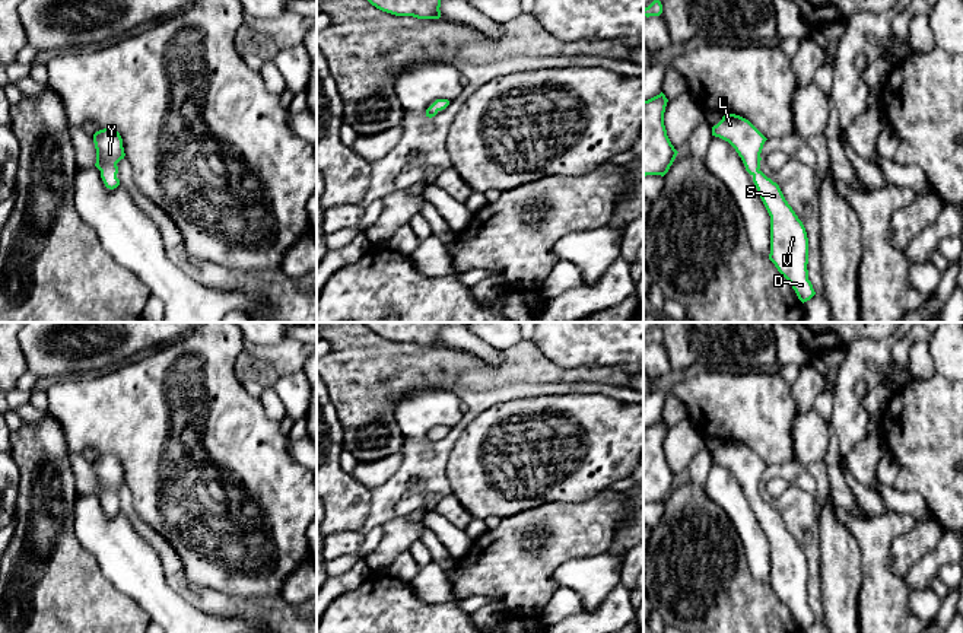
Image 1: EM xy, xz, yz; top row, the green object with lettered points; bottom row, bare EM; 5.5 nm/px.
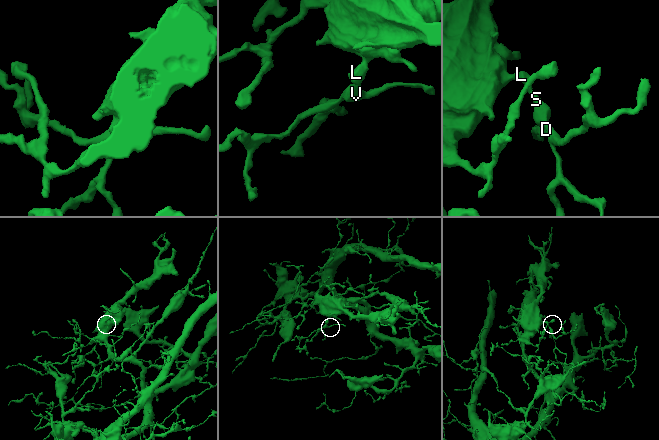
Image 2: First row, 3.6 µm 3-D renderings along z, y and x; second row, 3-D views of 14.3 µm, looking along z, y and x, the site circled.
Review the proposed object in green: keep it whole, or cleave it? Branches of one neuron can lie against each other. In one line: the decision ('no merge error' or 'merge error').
no merge error

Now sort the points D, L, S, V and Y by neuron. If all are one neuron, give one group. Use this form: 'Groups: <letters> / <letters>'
Groups: D L S V Y

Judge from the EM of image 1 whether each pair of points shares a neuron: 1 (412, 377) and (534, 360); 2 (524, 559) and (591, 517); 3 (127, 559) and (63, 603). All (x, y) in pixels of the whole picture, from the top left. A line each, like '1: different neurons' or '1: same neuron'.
1: same neuron
2: same neuron
3: different neurons

